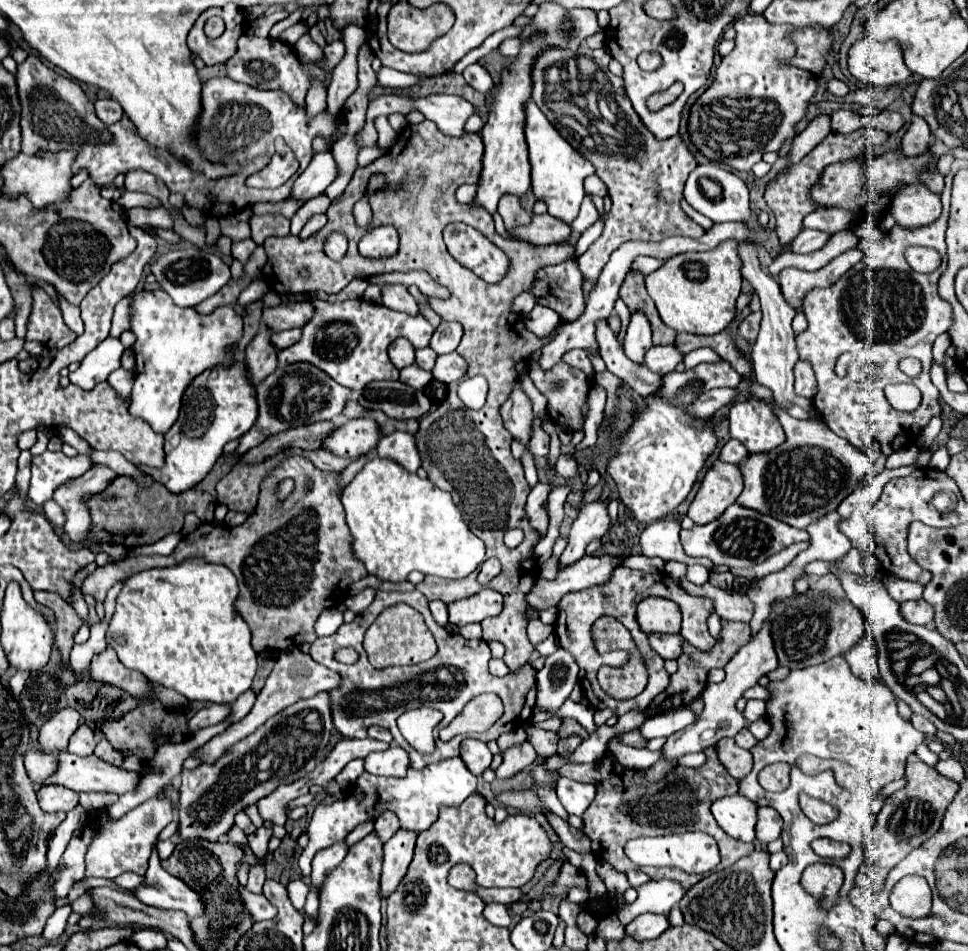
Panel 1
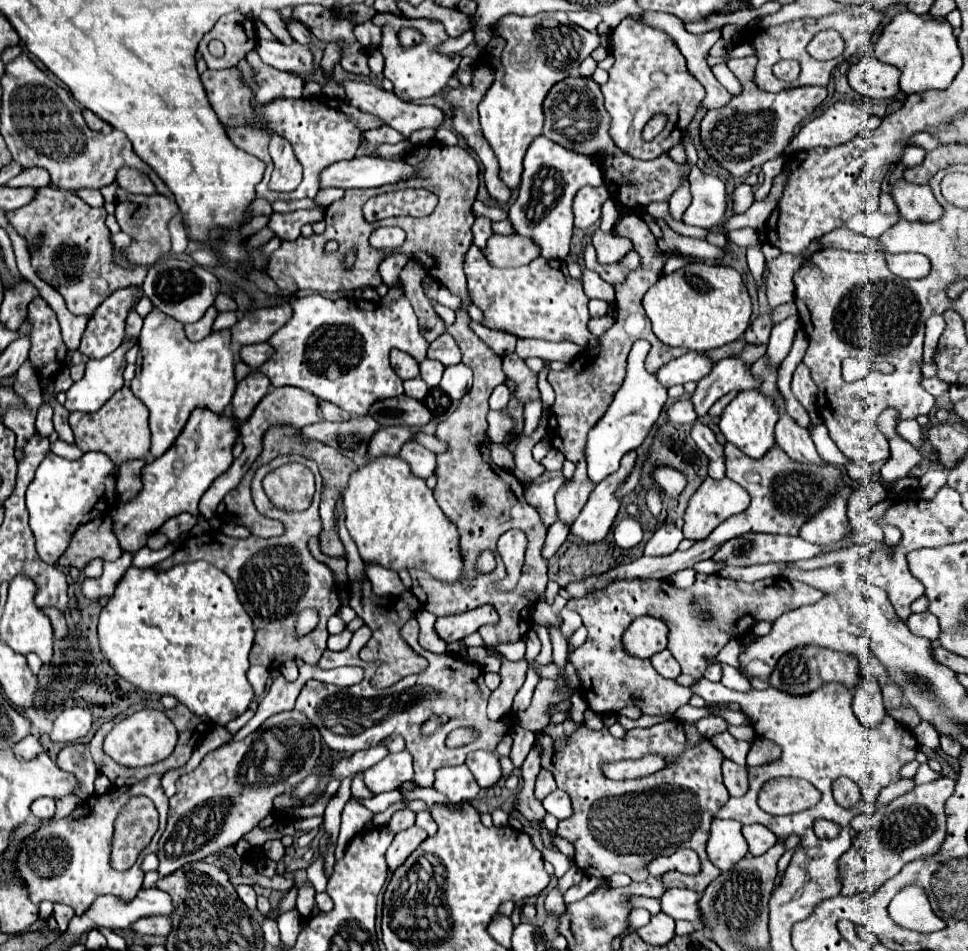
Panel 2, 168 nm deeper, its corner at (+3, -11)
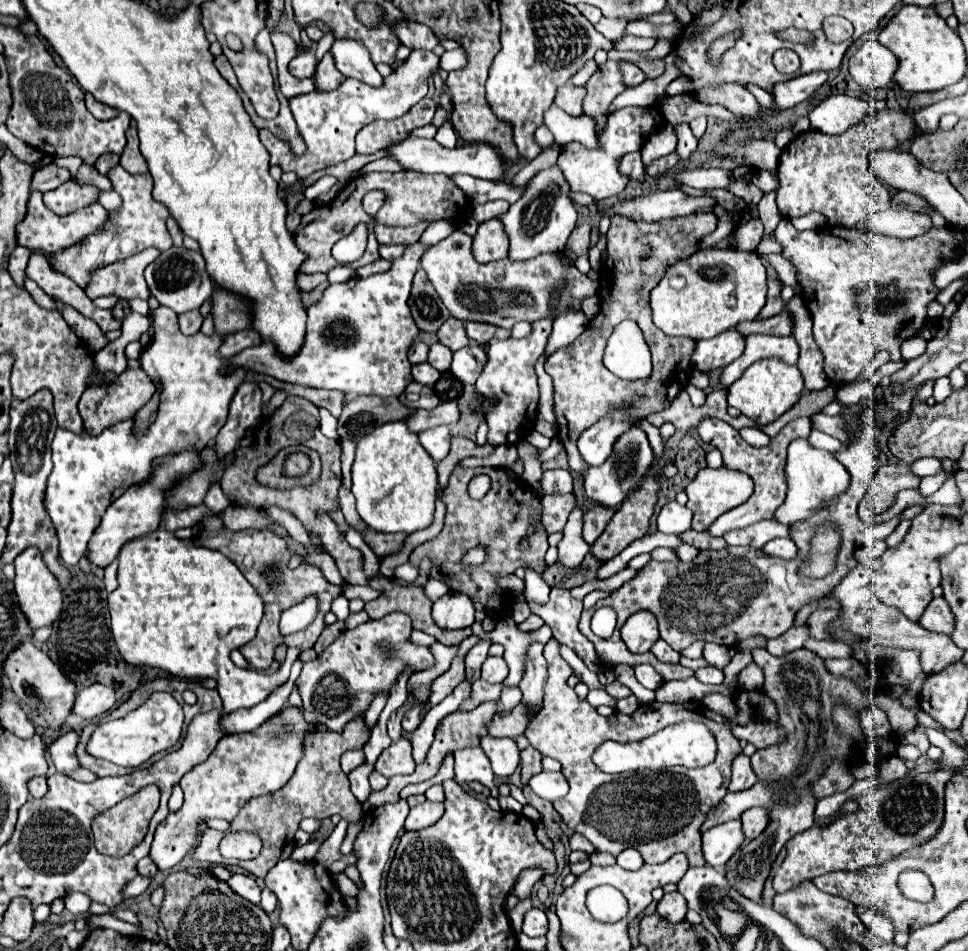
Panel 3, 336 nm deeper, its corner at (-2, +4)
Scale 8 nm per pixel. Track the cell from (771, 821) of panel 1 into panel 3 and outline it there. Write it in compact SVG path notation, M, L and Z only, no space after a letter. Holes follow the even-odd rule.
M750 808L750 810L746 810L746 812L742 814L740 822L742 822L742 832L744 832L744 836L746 836L748 840L754 840L754 838L760 836L762 830L766 828L766 824L768 824L768 814L766 814L764 808Z

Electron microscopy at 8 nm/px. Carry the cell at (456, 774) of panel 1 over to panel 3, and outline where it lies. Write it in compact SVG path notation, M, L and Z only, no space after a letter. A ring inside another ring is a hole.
M480 746L456 750L454 760L456 760L456 768L454 768L456 780L464 780L464 782L478 780L490 788L492 797L499 798L500 794L494 782L494 772L490 768L490 760Z

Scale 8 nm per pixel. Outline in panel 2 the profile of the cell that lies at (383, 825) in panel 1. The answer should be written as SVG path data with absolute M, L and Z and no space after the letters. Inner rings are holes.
M401 809L401 811L395 811L393 817L389 819L389 823L385 825L391 833L399 833L407 827L411 827L415 823L415 813L409 811L409 809Z

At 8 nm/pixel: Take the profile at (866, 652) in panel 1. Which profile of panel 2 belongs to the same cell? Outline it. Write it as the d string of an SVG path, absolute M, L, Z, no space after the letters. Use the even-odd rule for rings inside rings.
M863 679L855 687L853 709L865 727L875 727L885 717L885 707L881 701L881 687L877 679Z

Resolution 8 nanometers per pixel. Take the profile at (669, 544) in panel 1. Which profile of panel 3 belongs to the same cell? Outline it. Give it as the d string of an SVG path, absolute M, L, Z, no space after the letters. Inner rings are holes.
M668 502L658 514L658 530L666 534L686 532L692 524L692 512L678 502Z

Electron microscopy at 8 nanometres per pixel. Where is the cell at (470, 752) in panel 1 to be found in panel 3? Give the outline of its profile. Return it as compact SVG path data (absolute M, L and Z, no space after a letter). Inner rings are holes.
M484 736L482 738L482 750L492 762L492 770L500 778L508 778L518 762L520 762L520 750L516 746L516 740L506 740L506 738L492 738Z

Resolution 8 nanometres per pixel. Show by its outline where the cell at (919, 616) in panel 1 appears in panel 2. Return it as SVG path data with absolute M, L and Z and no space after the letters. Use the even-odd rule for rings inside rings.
M923 611L923 613L911 613L911 617L907 619L907 627L913 631L913 635L927 637L927 639L931 639L931 641L935 641L937 635L939 635L939 623L937 623L937 617L931 615L929 611Z

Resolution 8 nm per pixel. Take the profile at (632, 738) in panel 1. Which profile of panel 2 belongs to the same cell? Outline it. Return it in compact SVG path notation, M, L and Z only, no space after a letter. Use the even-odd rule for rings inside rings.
M565 719L559 725L541 729L537 743L543 747L541 765L553 773L557 787L571 797L573 815L559 821L557 835L575 847L575 863L581 871L589 875L591 869L591 873L601 879L609 879L613 873L627 873L633 881L645 881L645 863L653 857L671 855L675 847L691 847L701 857L701 873L663 877L665 887L685 887L703 893L707 885L721 875L721 871L709 863L705 851L711 821L729 799L721 775L723 753L713 747L711 741L705 739L695 749L685 749L681 721L665 721L649 729L631 729L623 739L615 739L607 729L591 731L585 725L577 727L571 719ZM653 753L665 755L665 759L679 753L679 763L669 763L665 771L657 771L657 775L647 775L645 779L613 781L601 775L601 763Z

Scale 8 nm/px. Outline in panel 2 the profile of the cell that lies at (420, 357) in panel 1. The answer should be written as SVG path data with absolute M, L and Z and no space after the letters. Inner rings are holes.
M425 359L419 363L419 377L429 385L429 387L437 387L439 381L441 381L441 375L443 375L443 365L437 363L437 361L431 361L431 359Z

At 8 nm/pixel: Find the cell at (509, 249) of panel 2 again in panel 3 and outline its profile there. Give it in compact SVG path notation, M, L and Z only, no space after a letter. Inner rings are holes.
M496 218L482 222L478 226L478 232L476 232L476 238L472 244L472 252L474 252L474 260L478 260L480 264L506 258L508 240L506 240L502 222L498 222Z

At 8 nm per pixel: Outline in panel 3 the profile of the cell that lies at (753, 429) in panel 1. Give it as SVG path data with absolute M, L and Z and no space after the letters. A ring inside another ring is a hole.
M766 358L754 362L742 378L728 388L728 404L736 406L742 414L752 418L756 424L768 424L780 418L790 406L794 406L804 394L804 378L796 366L790 366L778 358Z

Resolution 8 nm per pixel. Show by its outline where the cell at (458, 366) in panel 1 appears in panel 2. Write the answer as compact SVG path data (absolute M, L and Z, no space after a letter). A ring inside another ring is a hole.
M463 363L445 367L439 387L451 399L461 399L469 391L469 387L471 387L471 369L467 365L463 365Z

